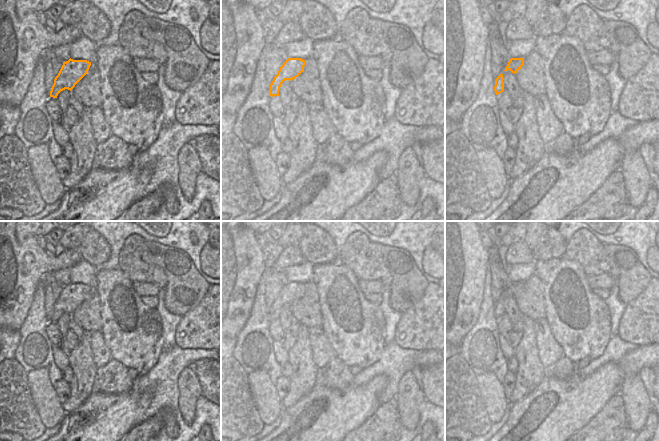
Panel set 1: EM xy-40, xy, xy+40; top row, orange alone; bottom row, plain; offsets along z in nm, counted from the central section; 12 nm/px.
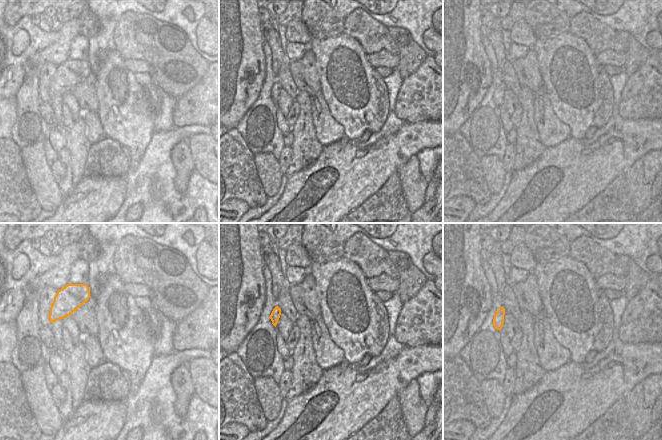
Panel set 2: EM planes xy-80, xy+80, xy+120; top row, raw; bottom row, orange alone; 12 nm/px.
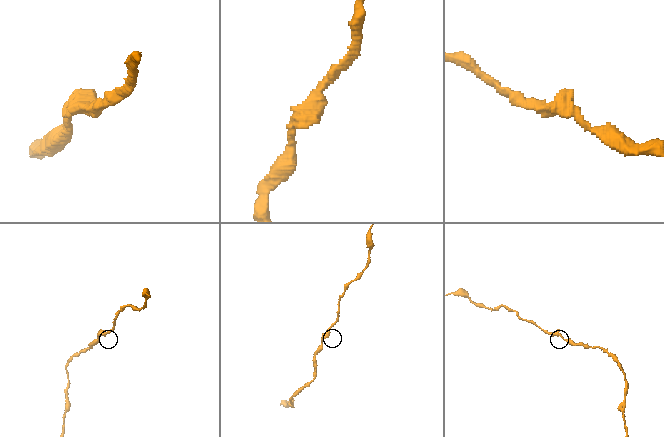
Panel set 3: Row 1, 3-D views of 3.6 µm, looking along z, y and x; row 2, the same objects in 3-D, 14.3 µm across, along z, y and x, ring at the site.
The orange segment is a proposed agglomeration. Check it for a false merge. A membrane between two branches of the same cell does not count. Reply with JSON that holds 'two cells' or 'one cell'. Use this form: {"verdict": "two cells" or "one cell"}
{"verdict": "one cell"}

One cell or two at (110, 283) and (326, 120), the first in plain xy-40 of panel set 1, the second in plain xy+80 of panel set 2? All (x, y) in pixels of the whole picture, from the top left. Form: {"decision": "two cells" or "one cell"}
{"decision": "two cells"}

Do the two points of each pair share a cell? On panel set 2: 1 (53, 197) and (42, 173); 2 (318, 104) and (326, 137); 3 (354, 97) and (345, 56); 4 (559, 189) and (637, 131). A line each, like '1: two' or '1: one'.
1: one
2: one
3: one
4: one

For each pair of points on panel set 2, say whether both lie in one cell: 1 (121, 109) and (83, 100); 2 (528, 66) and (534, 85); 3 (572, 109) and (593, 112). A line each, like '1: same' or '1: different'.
1: different
2: same
3: same

